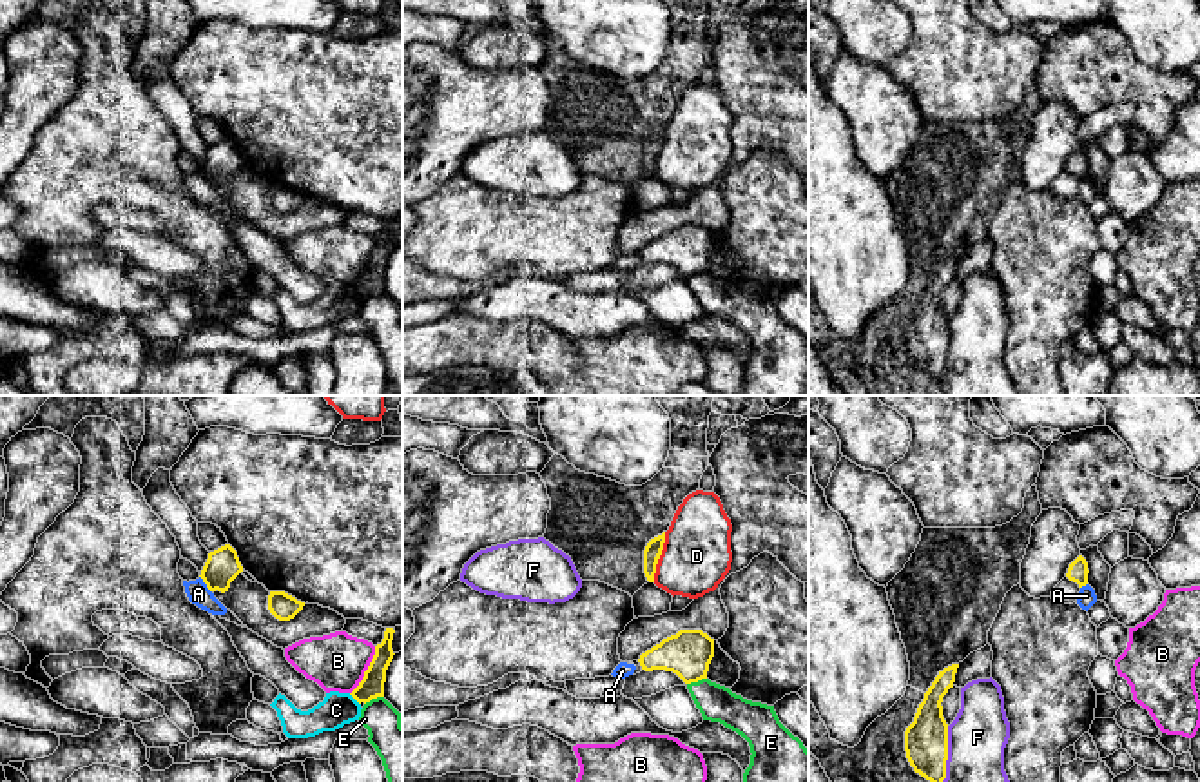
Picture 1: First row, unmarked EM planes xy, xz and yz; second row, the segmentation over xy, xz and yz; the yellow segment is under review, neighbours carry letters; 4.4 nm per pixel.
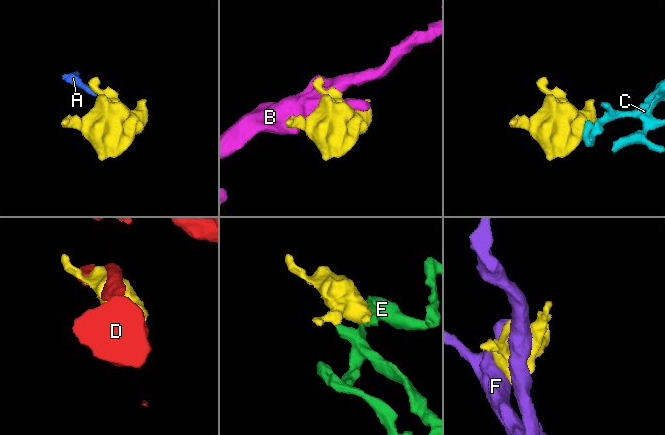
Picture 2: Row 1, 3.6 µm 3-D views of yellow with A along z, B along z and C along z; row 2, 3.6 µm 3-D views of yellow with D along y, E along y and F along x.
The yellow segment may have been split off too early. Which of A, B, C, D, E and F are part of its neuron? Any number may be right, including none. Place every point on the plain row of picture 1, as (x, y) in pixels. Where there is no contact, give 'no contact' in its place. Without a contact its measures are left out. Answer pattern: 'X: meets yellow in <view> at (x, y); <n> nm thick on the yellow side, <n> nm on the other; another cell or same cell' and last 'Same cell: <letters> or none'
A: meets yellow in xy at (205, 176); 150 nm thick on the yellow side, 100 nm on the other; another cell
B: meets yellow in xy at (367, 263); 110 nm thick on the yellow side, 260 nm on the other; another cell
C: meets yellow in xy at (354, 291); 110 nm thick on the yellow side, 150 nm on the other; another cell
D: meets yellow in xz at (658, 151); 80 nm thick on the yellow side, 300 nm on the other; another cell
E: meets yellow in xy at (374, 291); 110 nm thick on the yellow side, 180 nm on the other; another cell
F: meets yellow in yz at (947, 349); 190 nm thick on the yellow side, 320 nm on the other; another cell
Same cell: none

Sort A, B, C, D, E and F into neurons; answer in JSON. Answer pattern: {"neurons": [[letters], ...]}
{"neurons": [["A"], ["B"], ["C"], ["D"], ["E"], ["F"]]}

